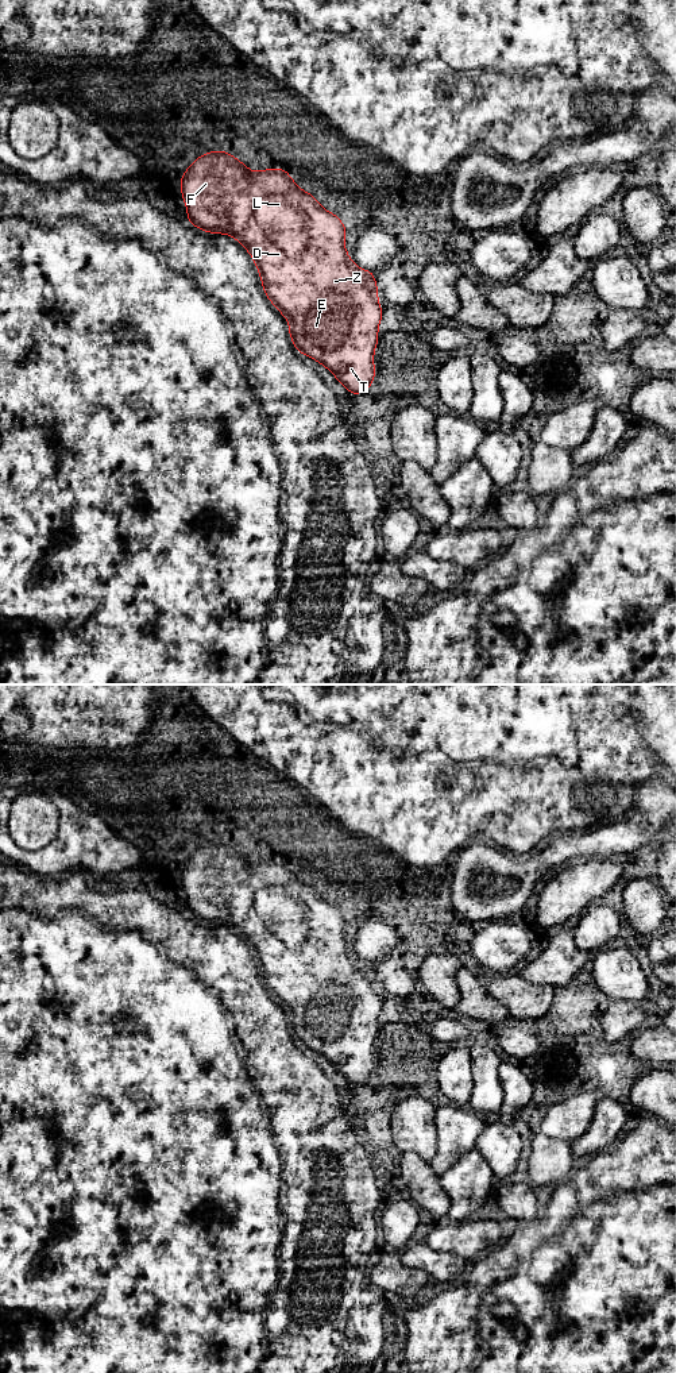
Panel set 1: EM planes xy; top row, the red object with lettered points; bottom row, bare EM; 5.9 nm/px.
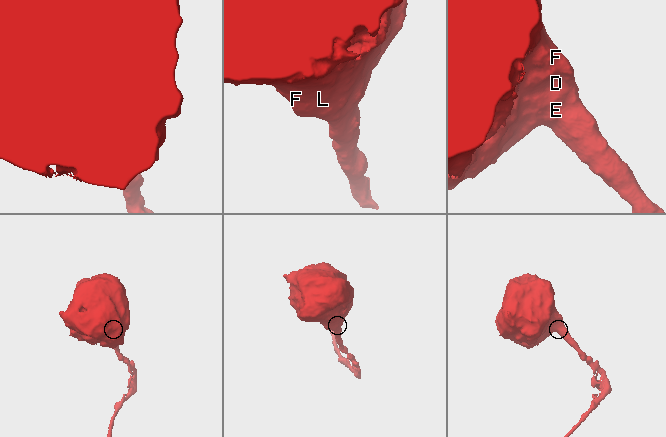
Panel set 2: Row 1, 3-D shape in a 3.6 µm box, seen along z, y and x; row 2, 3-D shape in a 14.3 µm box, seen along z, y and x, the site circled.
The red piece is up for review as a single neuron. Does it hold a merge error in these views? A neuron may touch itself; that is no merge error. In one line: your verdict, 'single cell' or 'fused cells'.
single cell

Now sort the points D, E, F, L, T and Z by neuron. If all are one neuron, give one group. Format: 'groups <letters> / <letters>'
groups D E F L T Z

